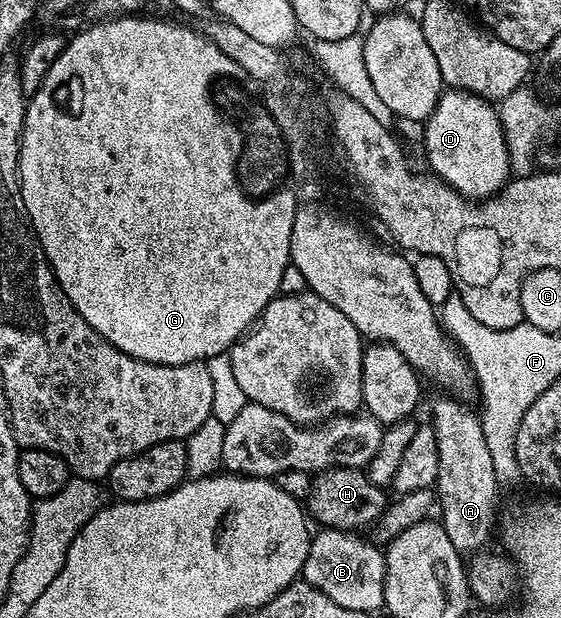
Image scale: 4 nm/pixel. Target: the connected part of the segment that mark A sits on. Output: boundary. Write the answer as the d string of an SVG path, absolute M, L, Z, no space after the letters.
M440 395L432 405L432 434L436 436L438 447L438 475L434 486L438 498L438 520L444 526L446 535L450 535L450 543L461 555L475 555L485 548L484 545L492 537L492 528L496 525L496 476L494 463L490 463L490 451L486 448L486 435L482 435L480 418L475 412L471 413L463 400L452 395Z

